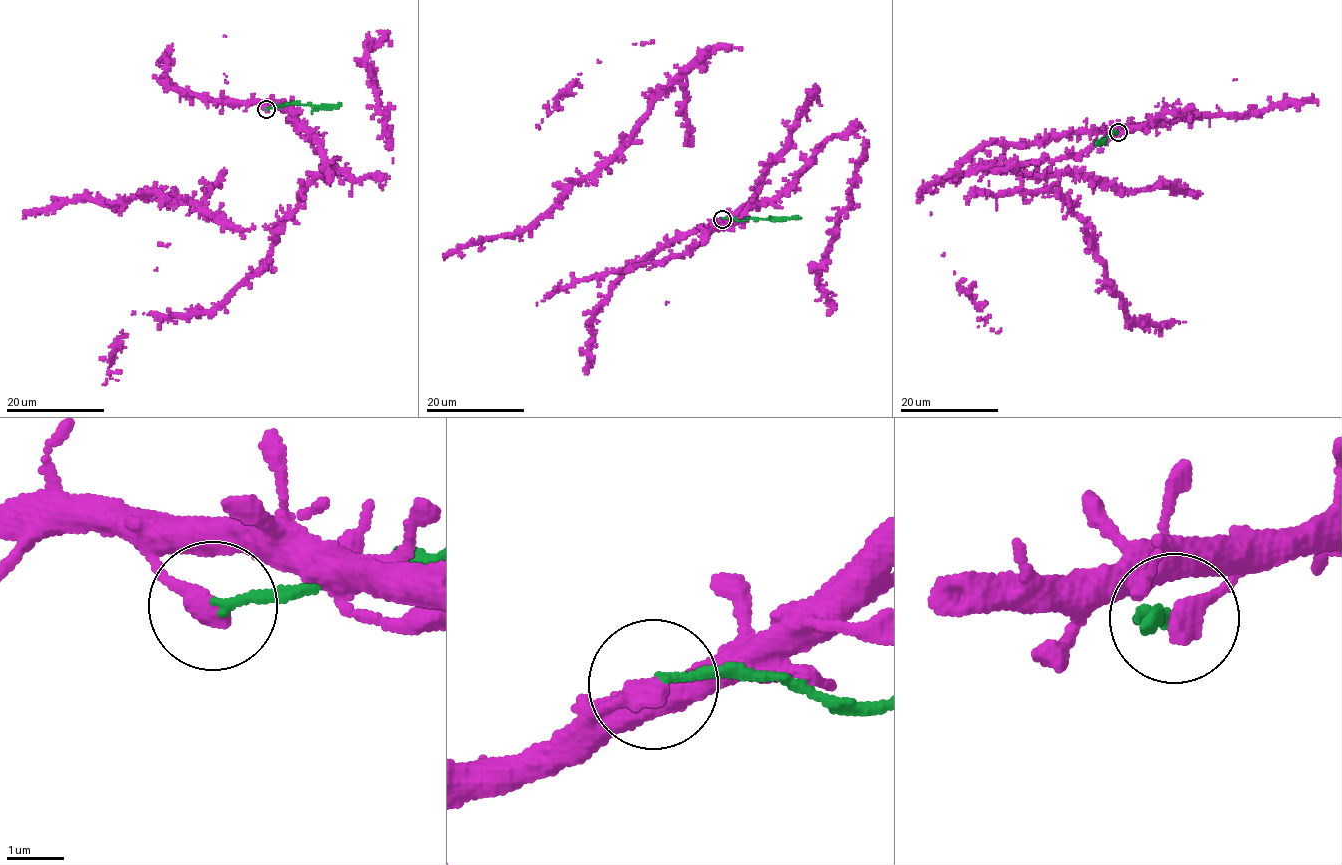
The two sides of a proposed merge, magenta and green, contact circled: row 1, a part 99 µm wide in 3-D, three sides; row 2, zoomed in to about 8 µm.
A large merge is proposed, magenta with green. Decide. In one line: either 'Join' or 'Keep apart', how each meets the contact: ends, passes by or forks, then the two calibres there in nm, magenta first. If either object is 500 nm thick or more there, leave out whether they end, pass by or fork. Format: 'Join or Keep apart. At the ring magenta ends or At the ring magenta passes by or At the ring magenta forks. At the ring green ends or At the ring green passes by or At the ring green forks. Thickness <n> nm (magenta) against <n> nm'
Keep apart. At the ring magenta ends. At the ring green ends. Thickness 420 nm (magenta) against 140 nm

